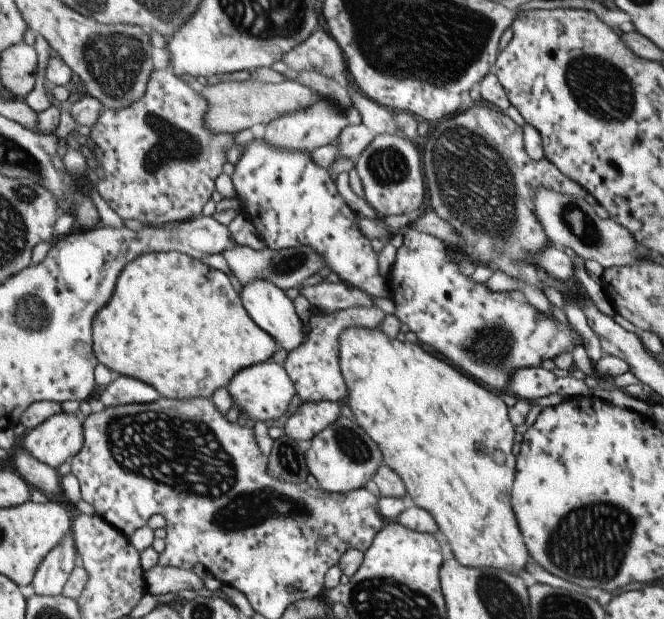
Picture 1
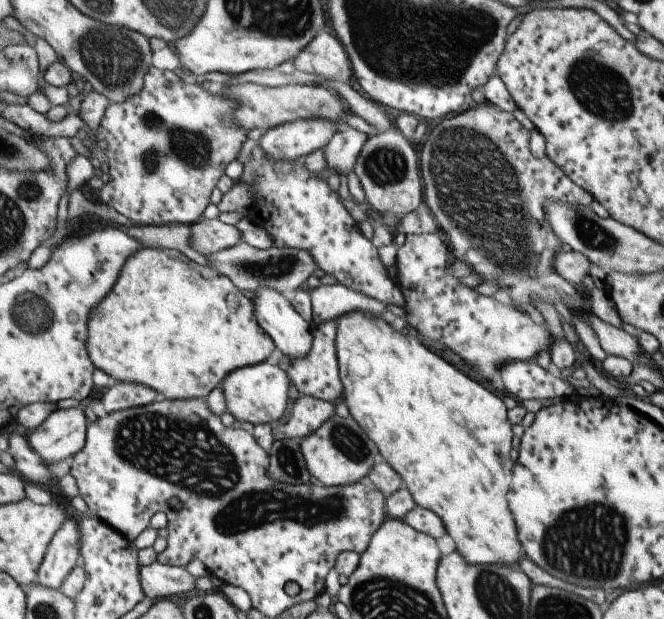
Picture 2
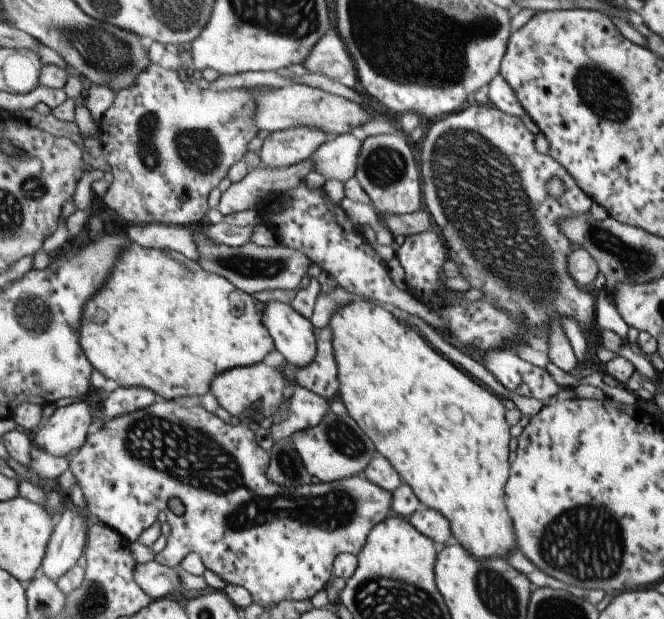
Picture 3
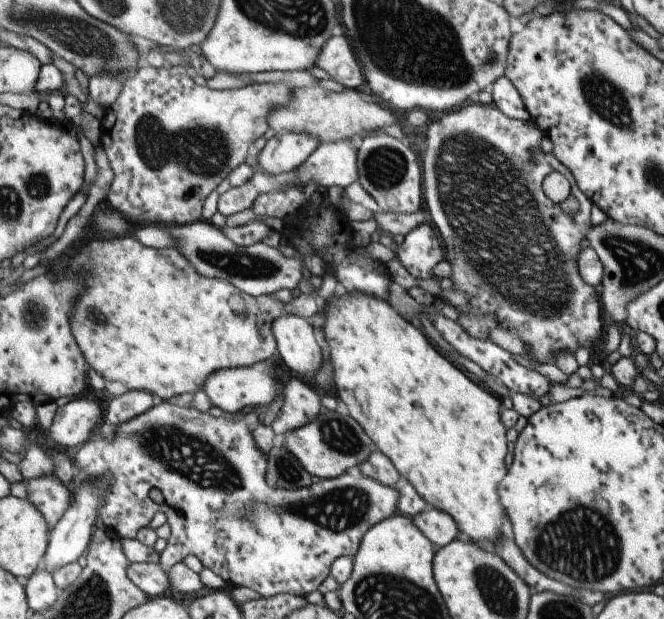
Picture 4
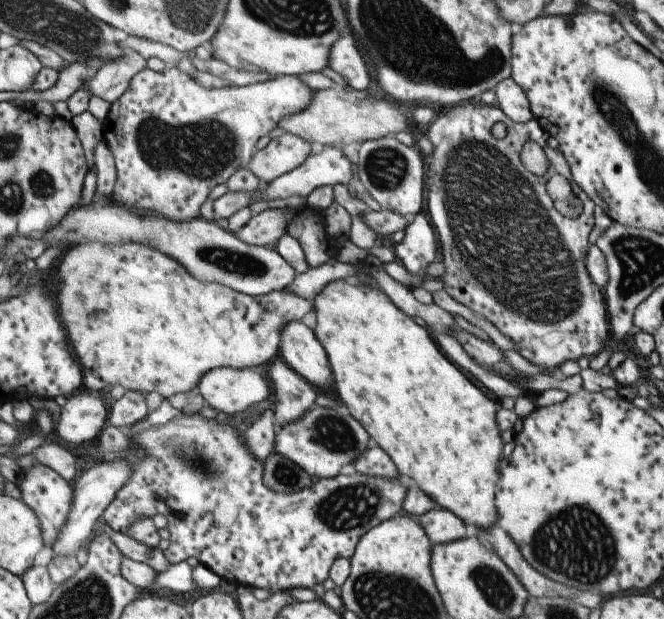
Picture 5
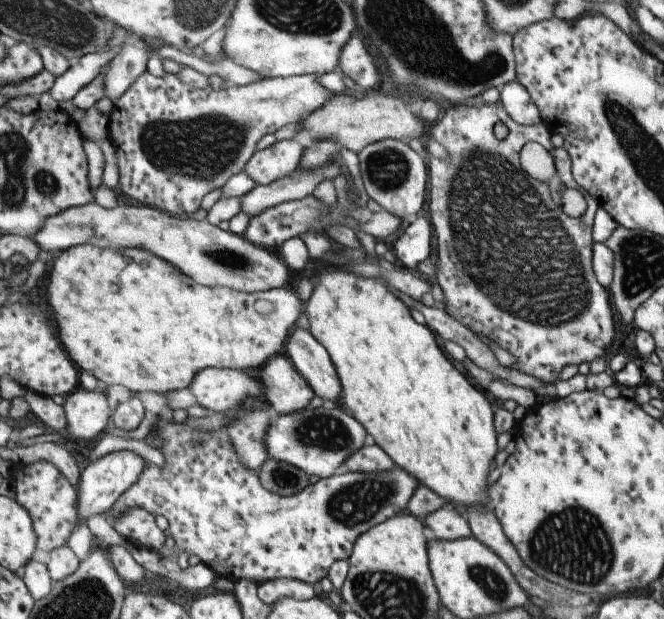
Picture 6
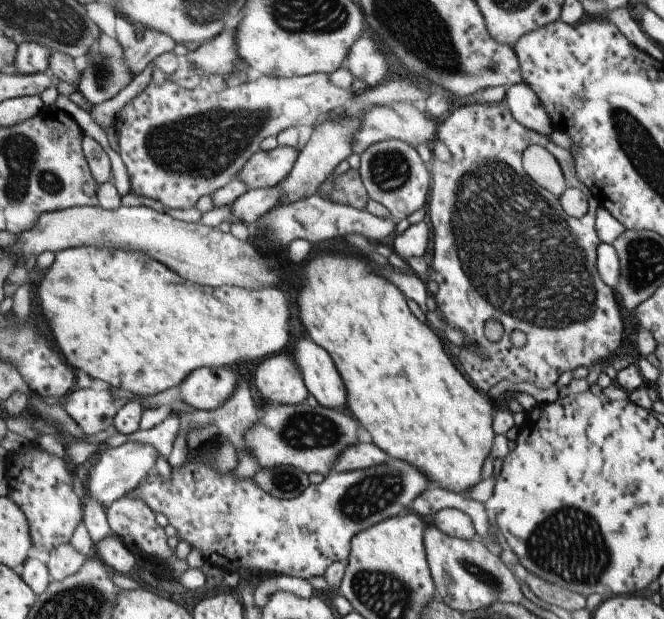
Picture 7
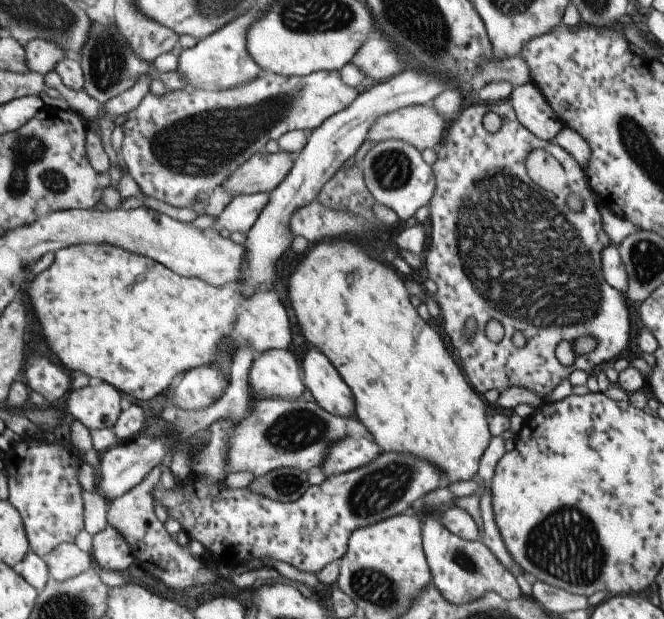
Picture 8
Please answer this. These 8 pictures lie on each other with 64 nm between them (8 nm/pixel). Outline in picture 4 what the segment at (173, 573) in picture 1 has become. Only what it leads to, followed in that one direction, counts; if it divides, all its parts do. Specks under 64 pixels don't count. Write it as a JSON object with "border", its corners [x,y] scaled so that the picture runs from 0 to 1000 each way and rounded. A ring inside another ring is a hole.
{"border":[[[194,910],[188,916],[191,934],[212,956],[223,964],[235,964],[244,960],[253,948],[250,922],[233,910]]]}

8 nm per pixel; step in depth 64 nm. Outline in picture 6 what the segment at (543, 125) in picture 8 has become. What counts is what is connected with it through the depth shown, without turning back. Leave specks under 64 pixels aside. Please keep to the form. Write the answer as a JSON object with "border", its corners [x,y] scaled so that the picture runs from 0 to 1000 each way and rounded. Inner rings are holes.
{"border":[[[777,131],[764,132],[752,142],[752,168],[777,200],[813,200],[812,181],[803,171],[794,145]]]}

